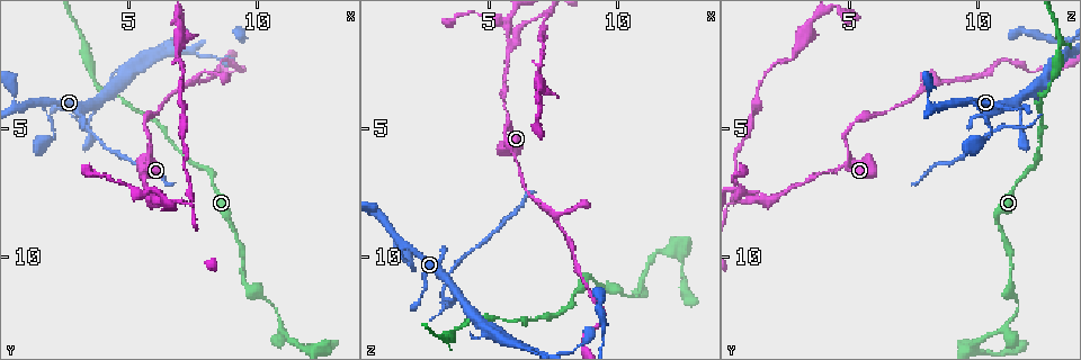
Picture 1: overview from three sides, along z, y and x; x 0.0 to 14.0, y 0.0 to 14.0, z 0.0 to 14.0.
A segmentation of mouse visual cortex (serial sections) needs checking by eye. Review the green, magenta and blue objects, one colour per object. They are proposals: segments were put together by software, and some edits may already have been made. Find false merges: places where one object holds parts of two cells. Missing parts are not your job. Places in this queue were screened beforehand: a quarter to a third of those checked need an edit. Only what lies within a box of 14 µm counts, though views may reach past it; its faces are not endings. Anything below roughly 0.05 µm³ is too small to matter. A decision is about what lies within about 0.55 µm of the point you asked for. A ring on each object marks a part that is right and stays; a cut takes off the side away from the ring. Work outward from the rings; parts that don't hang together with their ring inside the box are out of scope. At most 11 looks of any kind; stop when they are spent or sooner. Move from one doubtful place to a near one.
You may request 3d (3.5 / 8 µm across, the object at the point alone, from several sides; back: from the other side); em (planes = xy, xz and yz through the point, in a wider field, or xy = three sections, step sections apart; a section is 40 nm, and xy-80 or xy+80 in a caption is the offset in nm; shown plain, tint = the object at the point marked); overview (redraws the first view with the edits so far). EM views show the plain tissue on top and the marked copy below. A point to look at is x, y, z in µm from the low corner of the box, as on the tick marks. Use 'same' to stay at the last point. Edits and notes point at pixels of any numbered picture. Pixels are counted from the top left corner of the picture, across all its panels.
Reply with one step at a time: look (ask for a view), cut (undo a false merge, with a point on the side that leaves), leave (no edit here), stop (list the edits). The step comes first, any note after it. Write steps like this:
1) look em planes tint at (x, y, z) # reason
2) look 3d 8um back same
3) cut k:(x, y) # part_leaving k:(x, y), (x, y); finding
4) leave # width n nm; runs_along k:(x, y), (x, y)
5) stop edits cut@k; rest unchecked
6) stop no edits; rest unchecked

look 3d 8um at (2.0, 3.9, 9.7) # two arms in line, one across

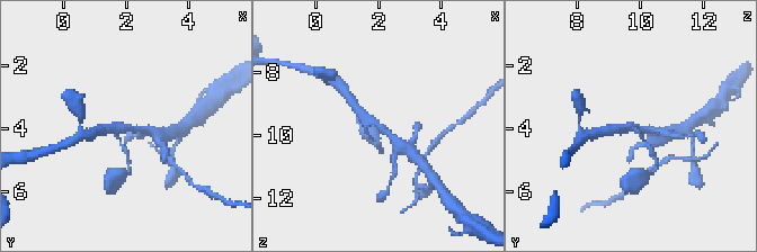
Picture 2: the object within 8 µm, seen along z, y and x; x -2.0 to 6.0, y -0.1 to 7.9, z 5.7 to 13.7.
look em xy step 3 tint at (1.9, 3.9, 9.7) # arms 3; arm_widths 150, 250, 300 nm; now the EM

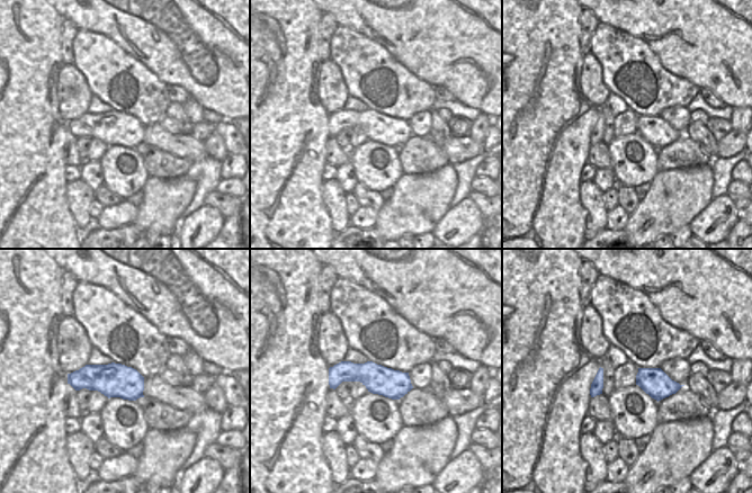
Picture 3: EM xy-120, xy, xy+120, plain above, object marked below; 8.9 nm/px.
leave # runs_along 3:(331, 382), (369, 374), (409, 386); all the same cell

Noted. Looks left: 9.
look 3d 3.5um at (3.3, 1.6, 13.2)

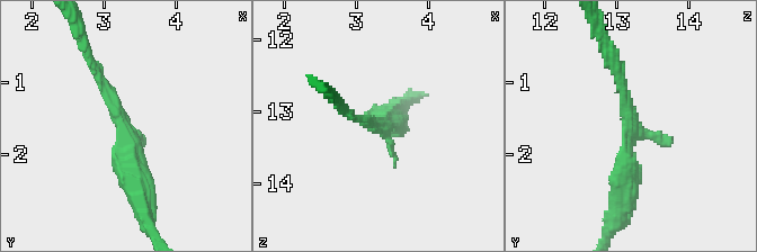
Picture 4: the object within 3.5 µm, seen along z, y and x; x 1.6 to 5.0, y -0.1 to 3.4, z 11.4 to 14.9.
look em xy step 1 tint at (3.30, 1.65, 13.20) # need the tissue

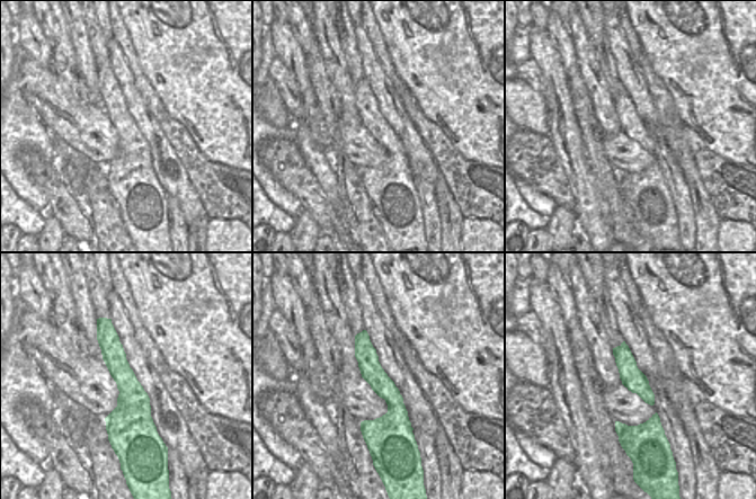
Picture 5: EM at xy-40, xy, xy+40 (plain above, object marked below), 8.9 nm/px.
leave # continuous, no second cell

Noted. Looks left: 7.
look em planes tint at (3.5, 5.0, 11.7) # branch point

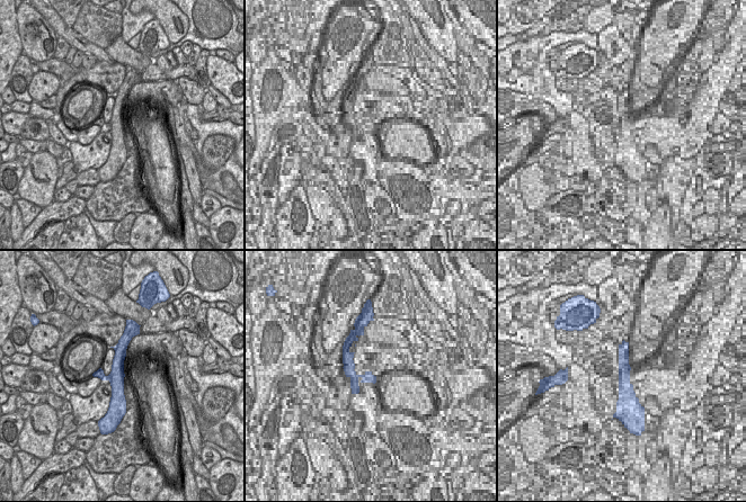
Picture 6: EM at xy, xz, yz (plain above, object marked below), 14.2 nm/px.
look 3d 3.5um same

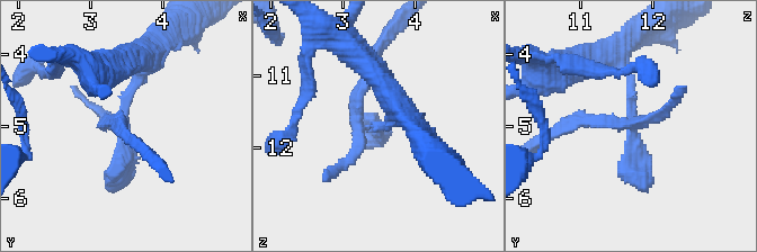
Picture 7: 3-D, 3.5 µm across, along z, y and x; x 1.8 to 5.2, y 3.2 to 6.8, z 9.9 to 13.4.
cut 7:(594, 123) # part_leaving 7:(110, 127), (114, 119), (139, 141); a second cell is stuck on

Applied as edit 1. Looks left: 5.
look overview

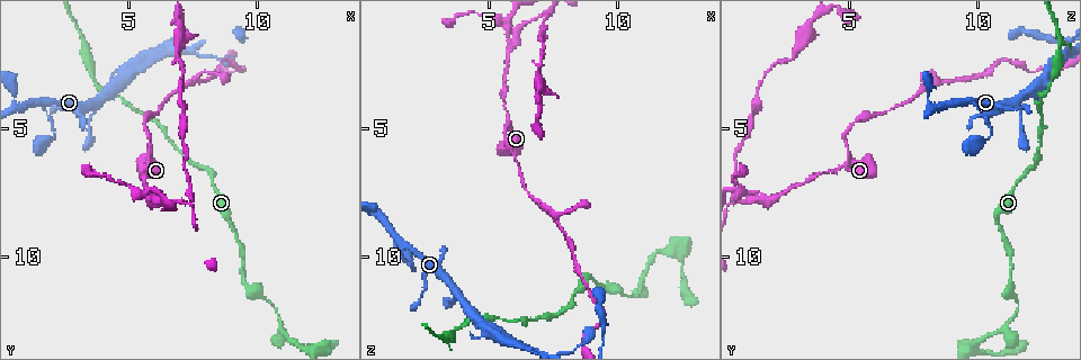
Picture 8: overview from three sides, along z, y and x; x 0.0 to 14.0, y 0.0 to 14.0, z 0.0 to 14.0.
look 3d 8um back at (6.0, 4.5, 6.3) # calibre changes

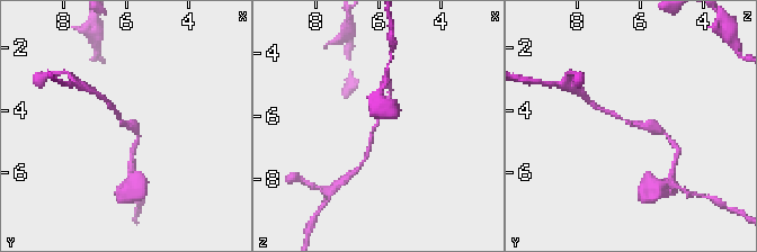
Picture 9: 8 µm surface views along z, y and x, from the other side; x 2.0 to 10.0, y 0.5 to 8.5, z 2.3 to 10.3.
look em planes tint at (6.0, 4.4, 6.2) # arm_widths 200, 250 nm; now the EM

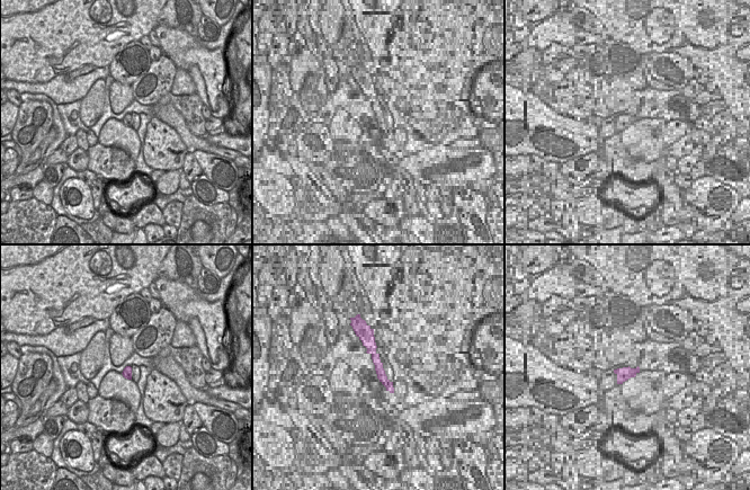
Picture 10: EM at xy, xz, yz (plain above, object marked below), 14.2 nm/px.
leave # runs_along 9:(390, 97), (371, 132), (366, 150); continuous, no second cell

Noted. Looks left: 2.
stop edits cut@7; rest unchecked

